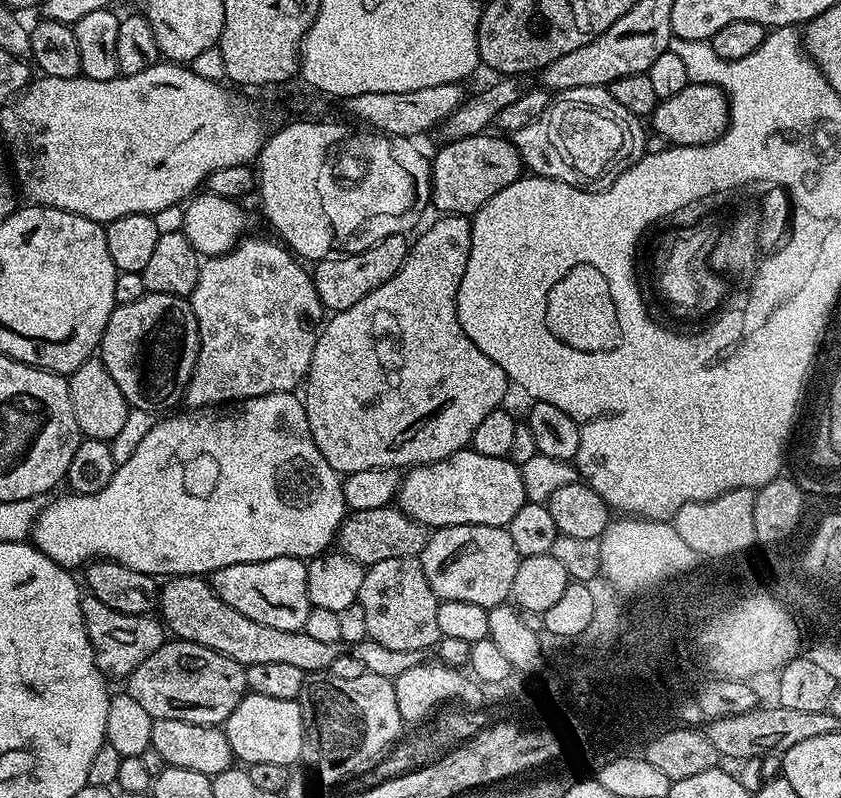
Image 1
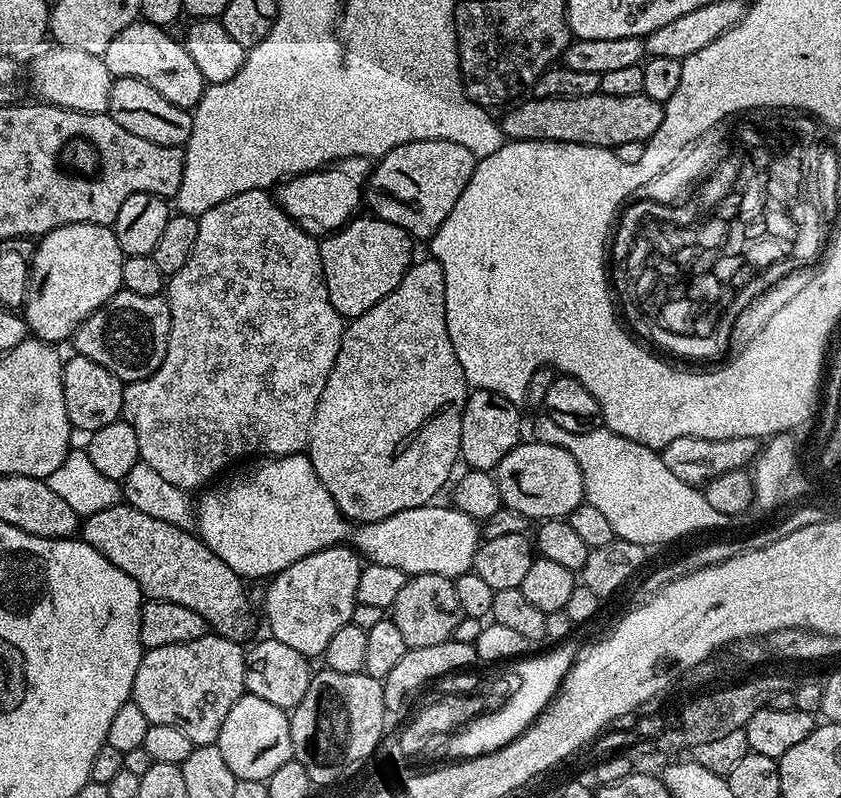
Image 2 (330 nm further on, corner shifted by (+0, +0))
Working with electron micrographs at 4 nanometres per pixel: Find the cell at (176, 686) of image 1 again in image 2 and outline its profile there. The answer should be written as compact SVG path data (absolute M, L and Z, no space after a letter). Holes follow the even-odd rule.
M215 634L174 646L149 648L134 674L131 703L146 714L149 724L178 726L196 746L216 744L230 706L245 695L244 653L237 641Z

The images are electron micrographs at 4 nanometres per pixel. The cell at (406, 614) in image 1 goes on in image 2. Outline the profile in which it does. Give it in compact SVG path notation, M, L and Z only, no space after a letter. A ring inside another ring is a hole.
M442 574L408 576L390 609L390 619L394 626L398 626L398 631L409 649L418 646L438 646L438 642L452 639L454 626L458 626L461 618L456 585Z

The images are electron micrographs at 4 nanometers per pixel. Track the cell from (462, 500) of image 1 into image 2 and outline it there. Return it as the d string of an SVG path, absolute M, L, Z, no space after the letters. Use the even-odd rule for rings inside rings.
M537 440L517 444L494 469L503 507L522 514L529 522L567 518L579 504L585 503L582 470L562 446L550 446Z

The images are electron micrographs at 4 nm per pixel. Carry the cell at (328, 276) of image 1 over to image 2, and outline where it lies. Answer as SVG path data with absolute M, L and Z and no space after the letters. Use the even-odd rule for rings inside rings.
M371 214L359 216L320 240L324 285L334 310L345 318L361 316L370 306L382 302L414 263L414 238L402 226L394 226L394 222L379 220Z

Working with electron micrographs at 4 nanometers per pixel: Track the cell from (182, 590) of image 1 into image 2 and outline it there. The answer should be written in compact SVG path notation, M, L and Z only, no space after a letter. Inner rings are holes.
M121 502L110 506L110 510L83 517L82 539L114 562L118 570L126 570L147 599L174 602L195 610L215 635L237 642L253 639L256 616L244 590L245 581L189 529L162 522L162 518L150 518L150 514L142 514L142 510Z

